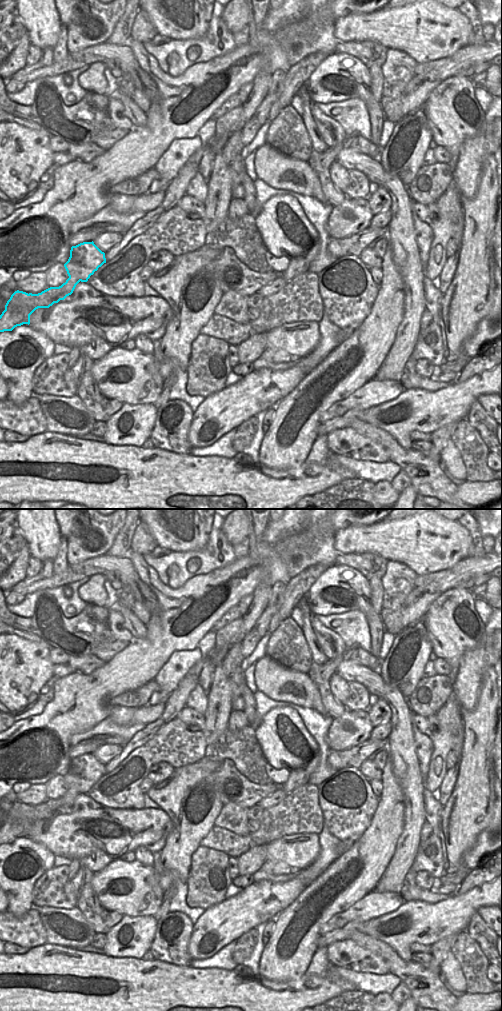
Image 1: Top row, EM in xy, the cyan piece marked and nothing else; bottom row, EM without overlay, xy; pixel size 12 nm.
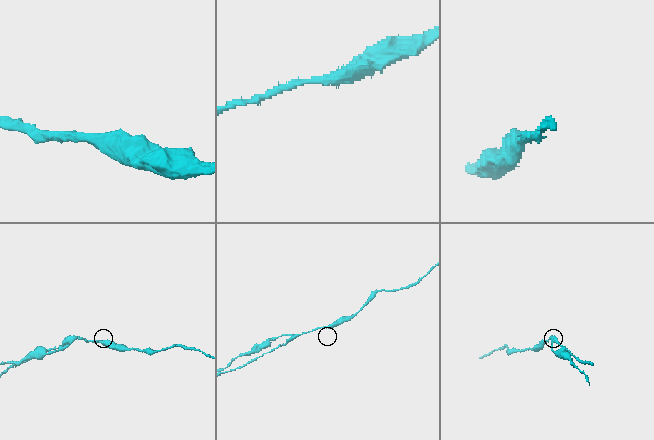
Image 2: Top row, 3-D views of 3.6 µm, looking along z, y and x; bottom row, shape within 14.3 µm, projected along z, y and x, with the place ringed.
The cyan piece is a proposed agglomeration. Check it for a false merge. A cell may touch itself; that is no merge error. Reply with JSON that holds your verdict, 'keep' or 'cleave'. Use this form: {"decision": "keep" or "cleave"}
{"decision": "cleave"}

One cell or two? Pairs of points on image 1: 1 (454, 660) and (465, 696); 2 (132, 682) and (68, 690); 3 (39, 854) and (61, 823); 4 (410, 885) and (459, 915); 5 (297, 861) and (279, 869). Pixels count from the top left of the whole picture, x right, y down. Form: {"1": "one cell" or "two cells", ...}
{"1": "two cells", "2": "one cell", "3": "two cells", "4": "two cells", "5": "two cells"}

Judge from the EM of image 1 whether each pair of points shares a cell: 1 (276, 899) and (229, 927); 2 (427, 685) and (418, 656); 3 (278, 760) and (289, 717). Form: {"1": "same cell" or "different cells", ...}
{"1": "same cell", "2": "different cells", "3": "same cell"}

